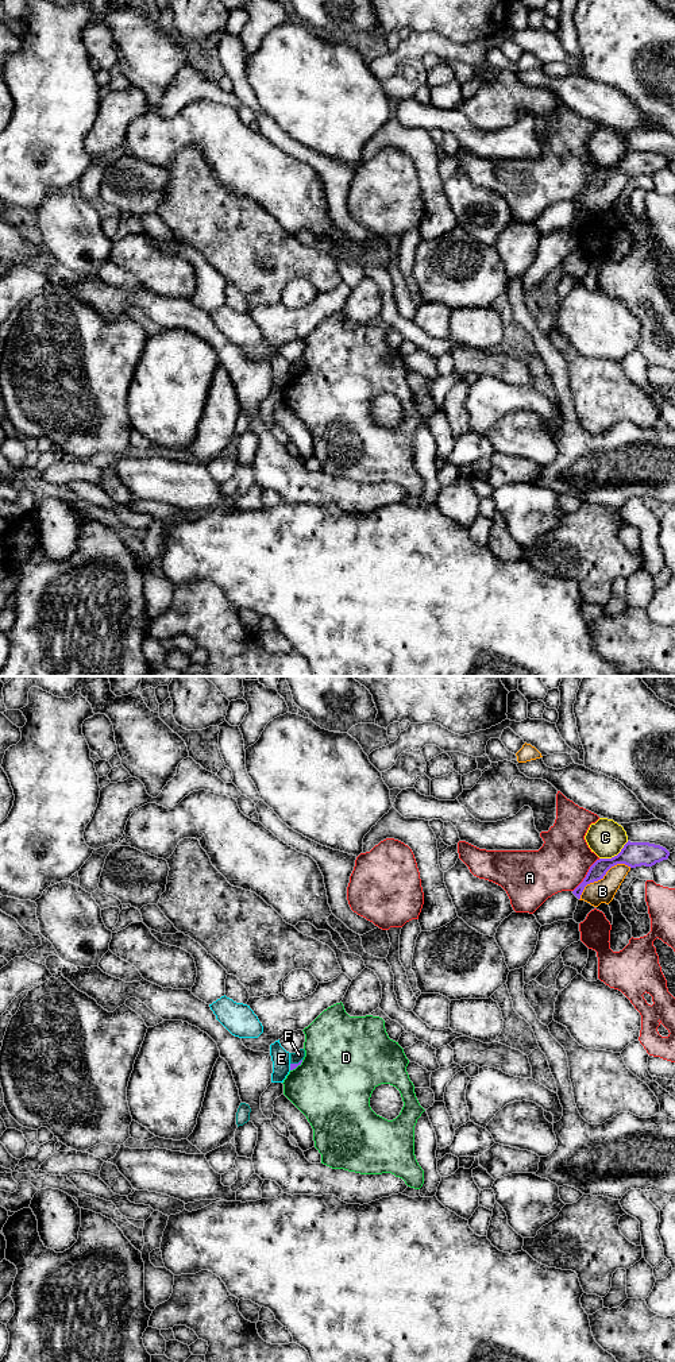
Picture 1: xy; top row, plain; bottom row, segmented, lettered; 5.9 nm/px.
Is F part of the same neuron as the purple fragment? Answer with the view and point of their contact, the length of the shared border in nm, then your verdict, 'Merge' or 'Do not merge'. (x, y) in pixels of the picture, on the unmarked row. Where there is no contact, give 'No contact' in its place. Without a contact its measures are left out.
Touches purple at xy (296, 373). Shared border 80 nm. Do not merge

